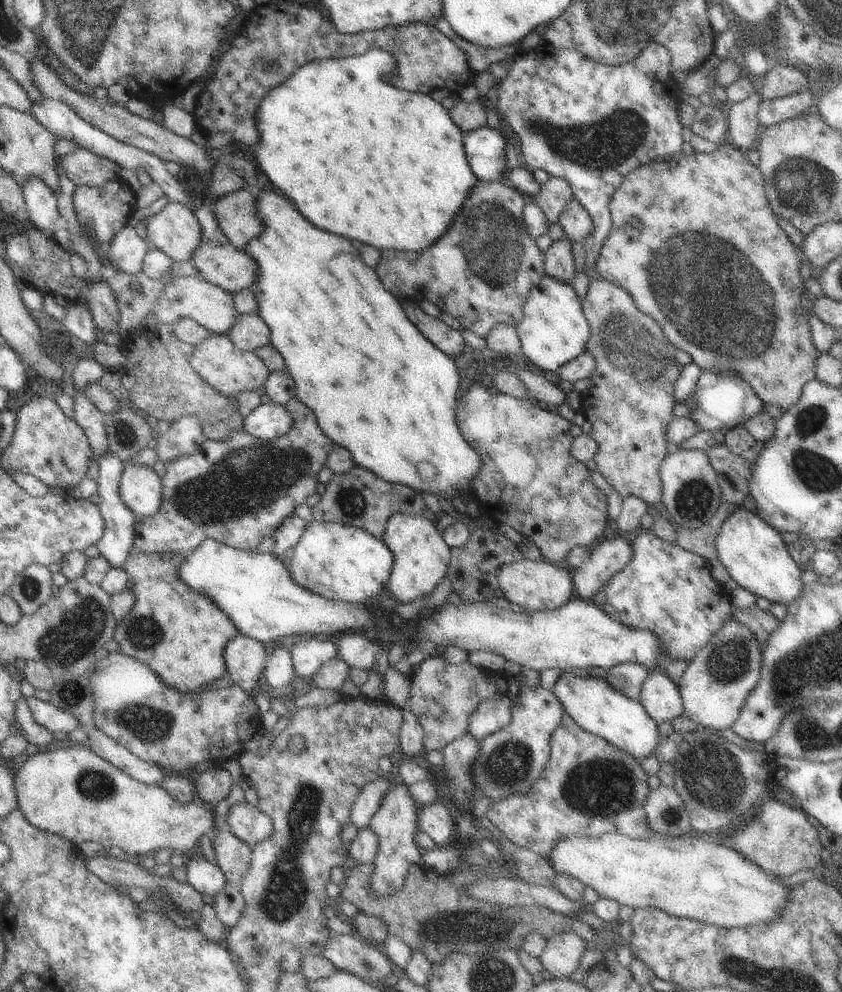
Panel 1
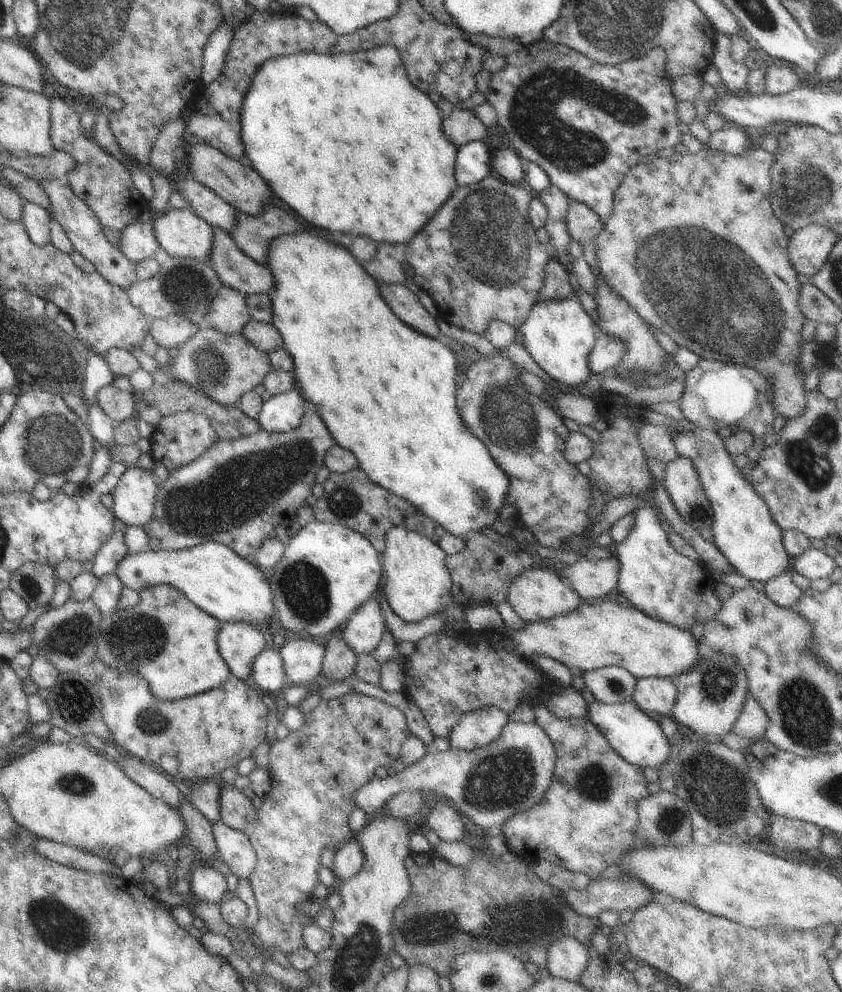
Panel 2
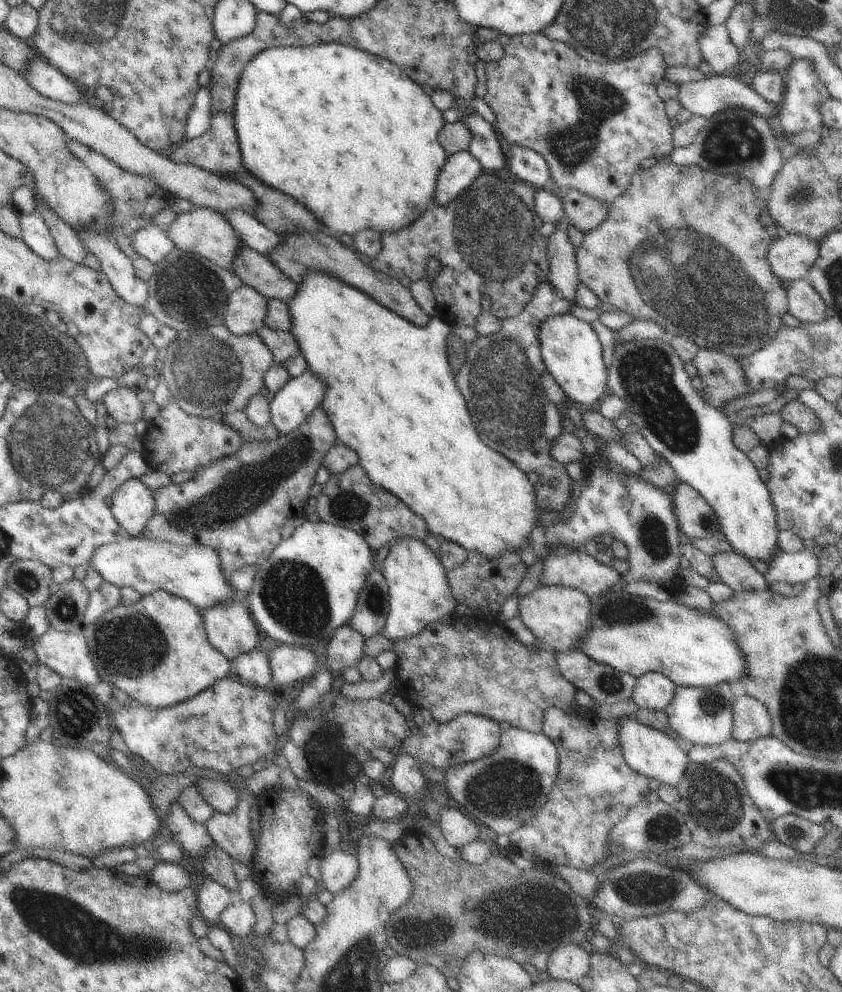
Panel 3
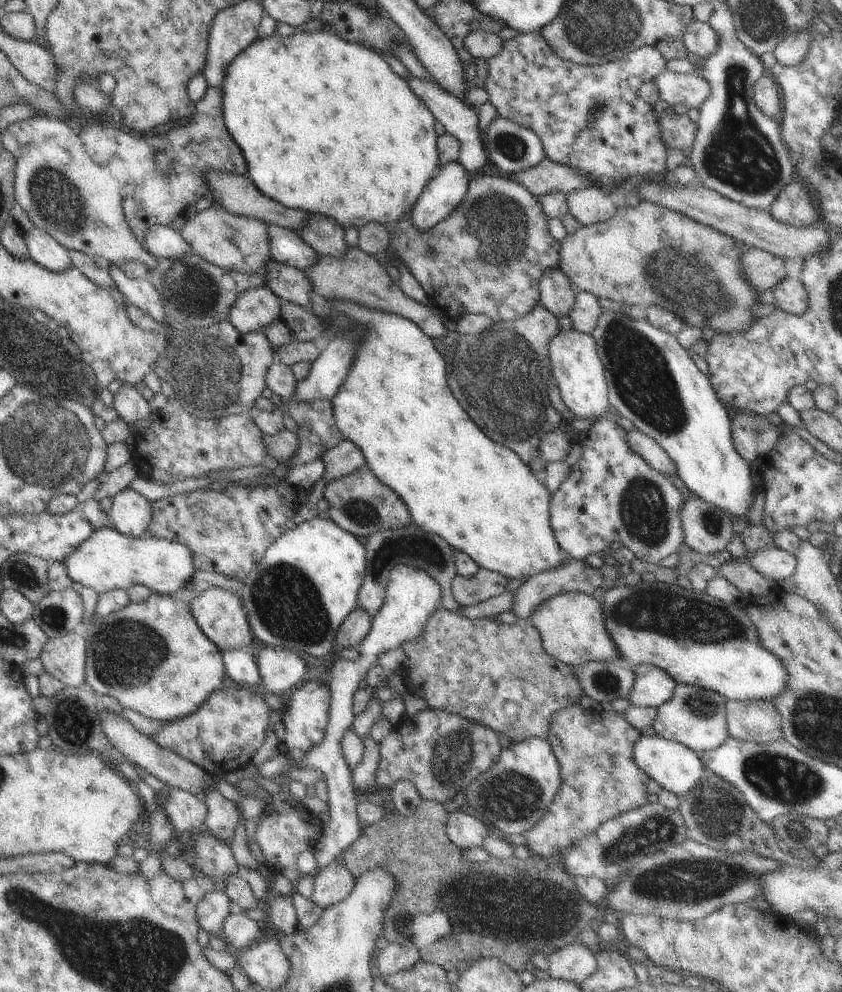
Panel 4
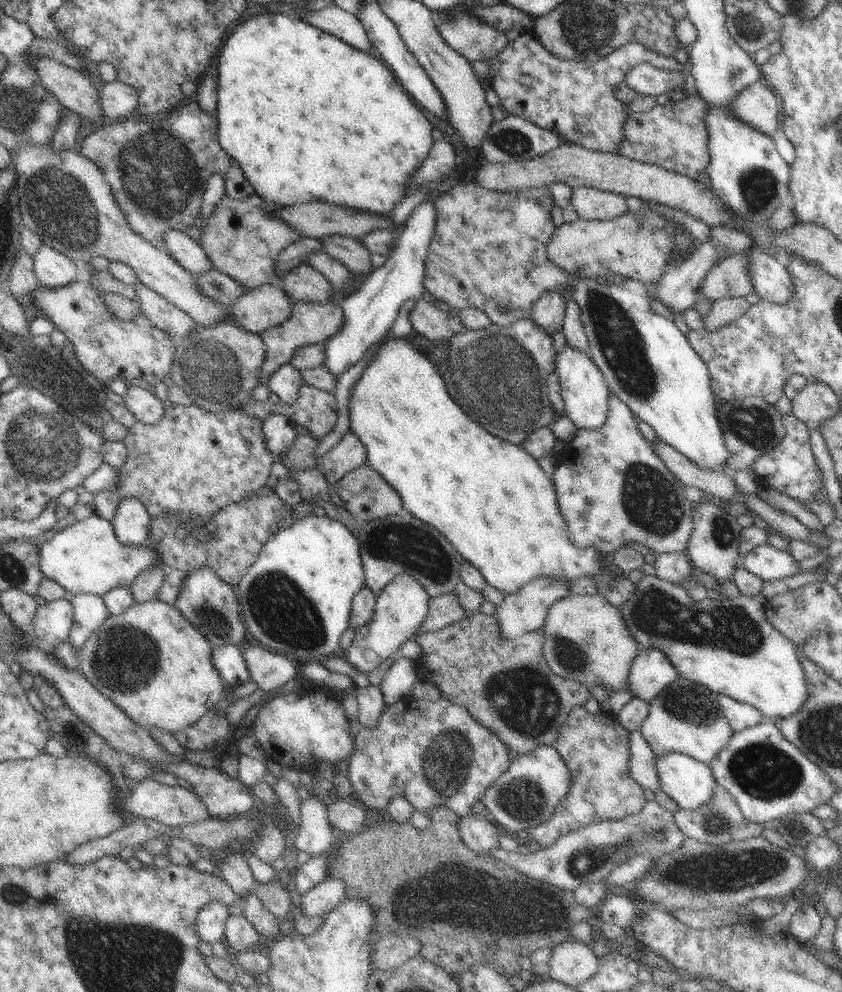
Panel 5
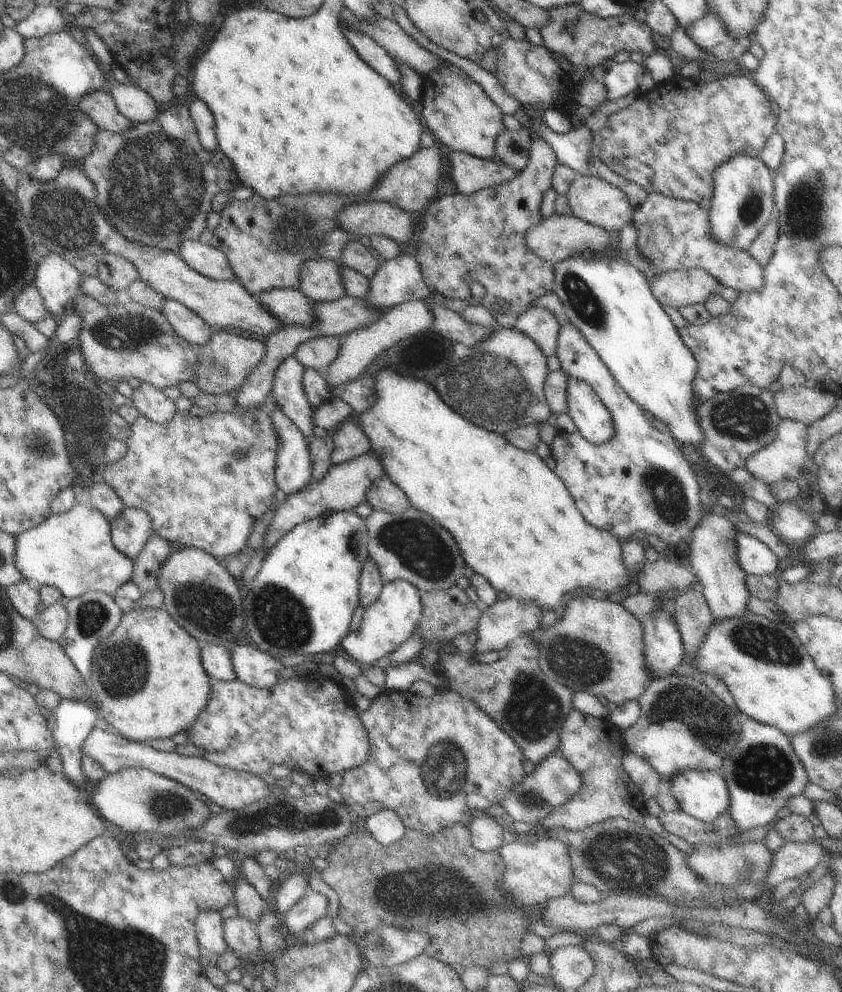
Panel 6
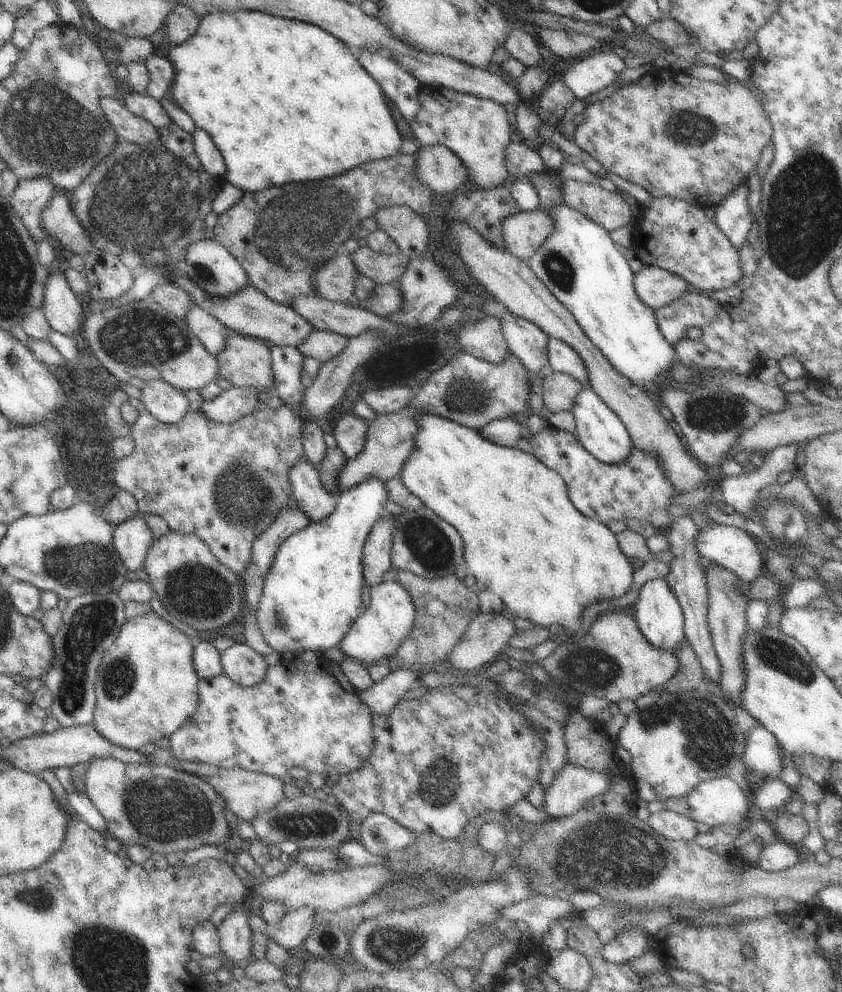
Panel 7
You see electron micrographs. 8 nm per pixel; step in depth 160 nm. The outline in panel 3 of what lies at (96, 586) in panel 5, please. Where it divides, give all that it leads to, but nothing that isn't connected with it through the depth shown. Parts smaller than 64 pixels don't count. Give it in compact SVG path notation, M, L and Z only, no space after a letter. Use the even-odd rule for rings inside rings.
M140 534L138 537L128 538L112 543L102 545L94 553L89 567L94 567L101 575L104 581L117 587L132 587L142 596L149 595L156 591L166 591L170 594L189 600L199 611L205 611L207 608L230 603L234 599L244 599L234 585L229 581L221 567L221 560L218 551L205 544L179 545L169 543L168 541L150 540Z

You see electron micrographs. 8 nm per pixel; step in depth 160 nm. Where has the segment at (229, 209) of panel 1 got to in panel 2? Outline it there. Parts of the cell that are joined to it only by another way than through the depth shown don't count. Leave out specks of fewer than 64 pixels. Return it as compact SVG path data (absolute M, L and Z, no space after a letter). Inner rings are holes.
M264 203L262 212L254 216L236 211L235 218L235 225L229 230L229 235L244 254L263 265L266 265L269 244L275 238L305 231L286 210L270 203Z

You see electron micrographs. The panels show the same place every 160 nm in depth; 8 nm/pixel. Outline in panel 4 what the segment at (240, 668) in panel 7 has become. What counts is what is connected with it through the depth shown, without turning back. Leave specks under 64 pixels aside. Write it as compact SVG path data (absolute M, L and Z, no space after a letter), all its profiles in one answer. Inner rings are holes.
M265 646L256 656L261 674L261 689L282 695L303 683L307 666L298 651Z

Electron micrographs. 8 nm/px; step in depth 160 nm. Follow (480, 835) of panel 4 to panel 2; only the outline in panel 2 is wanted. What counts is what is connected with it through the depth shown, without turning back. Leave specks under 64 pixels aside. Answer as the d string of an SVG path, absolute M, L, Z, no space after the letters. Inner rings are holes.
M439 801L435 808L427 810L427 823L424 829L432 828L442 841L460 841L465 824L459 813L457 809Z

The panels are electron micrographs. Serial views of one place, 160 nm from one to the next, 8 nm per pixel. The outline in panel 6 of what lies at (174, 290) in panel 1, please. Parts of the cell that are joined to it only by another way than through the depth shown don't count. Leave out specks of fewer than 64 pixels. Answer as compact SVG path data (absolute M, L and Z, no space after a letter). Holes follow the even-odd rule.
M271 288L254 297L282 325L311 325L315 318L311 301L297 288Z

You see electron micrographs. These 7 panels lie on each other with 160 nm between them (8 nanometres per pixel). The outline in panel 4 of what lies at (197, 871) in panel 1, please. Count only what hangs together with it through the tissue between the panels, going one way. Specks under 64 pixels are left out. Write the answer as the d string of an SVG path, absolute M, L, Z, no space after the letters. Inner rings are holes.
M225 891L207 892L197 904L197 919L199 925L210 936L220 936L224 921L230 913L231 900Z

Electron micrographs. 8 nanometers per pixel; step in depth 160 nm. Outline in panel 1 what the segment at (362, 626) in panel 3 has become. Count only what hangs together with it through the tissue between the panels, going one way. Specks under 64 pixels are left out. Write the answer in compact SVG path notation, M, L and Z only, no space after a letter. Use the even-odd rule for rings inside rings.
M356 630L355 633L345 635L340 640L337 649L337 656L340 656L350 669L362 668L362 670L370 671L376 662L376 650L374 642Z

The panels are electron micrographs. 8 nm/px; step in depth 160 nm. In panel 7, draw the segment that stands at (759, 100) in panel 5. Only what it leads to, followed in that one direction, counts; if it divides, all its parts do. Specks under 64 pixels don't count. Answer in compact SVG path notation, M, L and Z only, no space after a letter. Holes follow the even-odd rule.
M671 68L663 69L662 74L644 74L634 82L624 84L622 88L616 90L614 94L598 100L597 102L588 104L584 114L584 122L576 126L576 134L574 134L574 142L578 148L588 153L592 158L596 159L608 173L614 173L620 178L637 184L644 190L648 191L654 198L658 197L672 197L680 198L694 204L694 206L705 208L716 208L728 194L734 192L736 186L740 184L747 184L748 178L756 170L756 166L760 161L762 151L766 145L772 143L773 129L766 116L766 112L762 110L762 105L759 102L757 94L747 83L743 84L735 81L733 78L718 84L712 81L702 81L695 77L689 76L684 72L674 71Z

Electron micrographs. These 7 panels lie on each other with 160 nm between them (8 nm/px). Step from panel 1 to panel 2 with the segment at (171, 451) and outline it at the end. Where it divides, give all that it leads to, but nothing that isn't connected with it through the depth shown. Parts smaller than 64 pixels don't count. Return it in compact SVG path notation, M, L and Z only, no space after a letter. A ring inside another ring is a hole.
M192 410L169 414L167 417L163 417L158 428L155 428L151 436L150 454L155 462L162 462L171 471L192 462L192 460L206 452L206 449L210 448L218 440L218 435L212 428L211 420L206 415L194 413Z

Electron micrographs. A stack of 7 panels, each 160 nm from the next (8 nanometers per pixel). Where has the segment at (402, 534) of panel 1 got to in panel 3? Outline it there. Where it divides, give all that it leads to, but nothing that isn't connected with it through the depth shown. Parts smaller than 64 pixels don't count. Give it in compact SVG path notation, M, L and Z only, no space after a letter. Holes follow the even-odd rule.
M412 537L397 539L390 548L382 562L382 574L389 588L389 613L380 633L395 641L417 635L427 624L436 622L443 616L455 616L458 602L439 555L430 550L424 541Z

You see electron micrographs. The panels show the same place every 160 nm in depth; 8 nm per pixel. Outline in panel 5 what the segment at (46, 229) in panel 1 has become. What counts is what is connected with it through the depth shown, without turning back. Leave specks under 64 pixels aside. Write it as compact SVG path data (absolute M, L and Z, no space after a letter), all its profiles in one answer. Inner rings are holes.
M41 244L34 255L34 273L40 286L44 288L62 288L74 282L80 265L70 260L60 252Z

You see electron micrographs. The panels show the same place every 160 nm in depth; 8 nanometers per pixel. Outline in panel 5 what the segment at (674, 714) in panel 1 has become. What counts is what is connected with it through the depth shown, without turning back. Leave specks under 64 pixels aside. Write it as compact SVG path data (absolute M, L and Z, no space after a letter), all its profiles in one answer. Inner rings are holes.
M646 648L639 652L631 666L626 690L632 693L632 697L648 703L678 678L674 664L664 652L658 648Z

